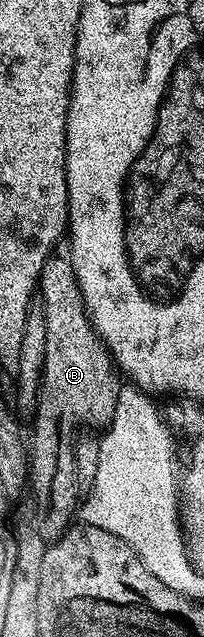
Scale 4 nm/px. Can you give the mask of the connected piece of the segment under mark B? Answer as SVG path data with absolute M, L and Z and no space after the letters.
M52 254L47 259L37 285L37 292L41 300L43 296L41 307L45 314L45 366L43 367L43 377L39 380L39 400L35 404L33 413L35 433L30 433L29 436L29 463L31 465L29 486L33 492L35 490L33 515L39 532L48 542L58 540L68 528L72 527L77 516L75 437L80 435L82 428L79 427L82 424L88 424L91 427L88 429L99 430L110 424L113 414L117 410L117 398L121 387L121 376L117 371L111 351L104 346L103 339L96 334L95 327L91 325L91 320L87 316L87 308L83 304L81 290L77 278L73 274L71 261L66 255L59 255Z

